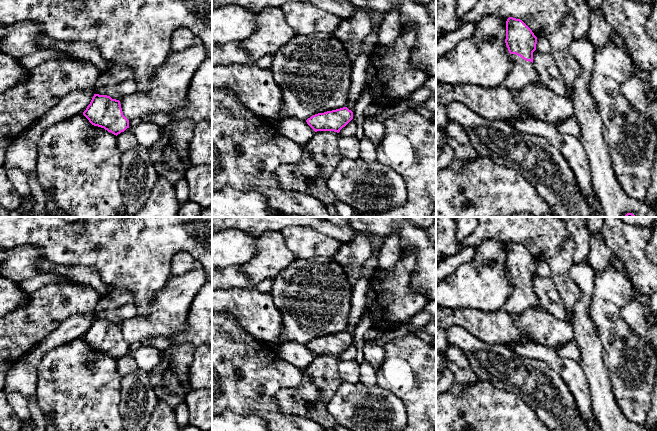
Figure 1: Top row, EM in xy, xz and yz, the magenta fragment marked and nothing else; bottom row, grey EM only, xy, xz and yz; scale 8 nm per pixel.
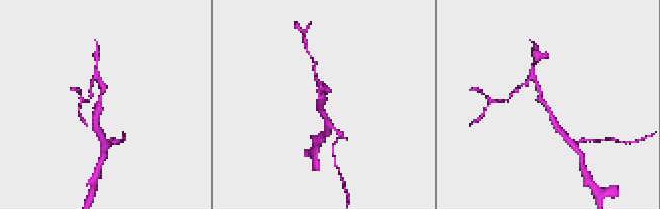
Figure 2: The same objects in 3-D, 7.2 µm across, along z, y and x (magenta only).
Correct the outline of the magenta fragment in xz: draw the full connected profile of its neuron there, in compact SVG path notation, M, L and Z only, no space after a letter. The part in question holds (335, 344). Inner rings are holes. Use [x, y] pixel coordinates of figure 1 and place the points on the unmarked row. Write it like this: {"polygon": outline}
{"polygon": "M347 331L318 337L306 344L315 355L334 355L339 357L353 343L353 336Z"}

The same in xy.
{"polygon": "M94 318L83 339L92 349L116 360L129 352L129 344L123 339L120 325L107 319Z"}

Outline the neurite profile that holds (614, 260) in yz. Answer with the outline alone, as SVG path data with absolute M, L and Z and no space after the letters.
M612 254L612 256L609 259L609 263L612 266L614 266L619 272L621 272L622 274L624 274L630 280L630 278L629 278L629 276L627 274L627 271L624 268L623 263L620 261L620 259L616 255Z

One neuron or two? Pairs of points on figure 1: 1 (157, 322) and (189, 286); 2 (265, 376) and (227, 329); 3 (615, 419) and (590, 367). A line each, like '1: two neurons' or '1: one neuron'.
1: one neuron
2: one neuron
3: one neuron

